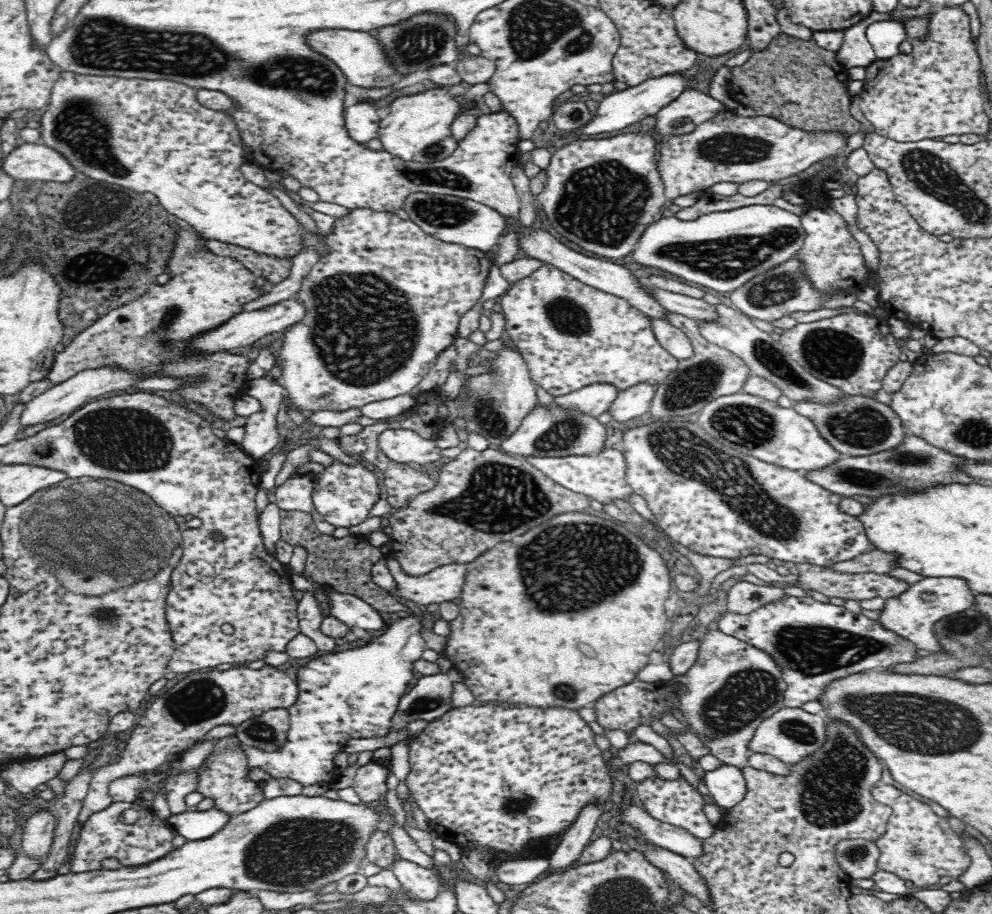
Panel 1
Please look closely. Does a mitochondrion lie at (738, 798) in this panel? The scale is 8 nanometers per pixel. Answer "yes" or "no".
no

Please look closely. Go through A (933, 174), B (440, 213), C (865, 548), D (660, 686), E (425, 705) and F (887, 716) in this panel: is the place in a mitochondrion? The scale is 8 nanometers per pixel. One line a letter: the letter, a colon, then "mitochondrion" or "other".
A: mitochondrion
B: mitochondrion
C: other
D: other
E: mitochondrion
F: mitochondrion

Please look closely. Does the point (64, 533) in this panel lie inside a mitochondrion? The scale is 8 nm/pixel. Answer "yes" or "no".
yes

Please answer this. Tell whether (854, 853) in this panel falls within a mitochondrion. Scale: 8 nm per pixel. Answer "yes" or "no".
yes

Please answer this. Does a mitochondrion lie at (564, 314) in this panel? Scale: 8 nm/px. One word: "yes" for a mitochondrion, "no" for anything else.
yes

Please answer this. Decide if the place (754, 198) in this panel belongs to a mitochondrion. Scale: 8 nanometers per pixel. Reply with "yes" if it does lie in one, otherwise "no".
no

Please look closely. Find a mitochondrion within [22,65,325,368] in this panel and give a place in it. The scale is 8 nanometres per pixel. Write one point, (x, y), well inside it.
(82, 125)

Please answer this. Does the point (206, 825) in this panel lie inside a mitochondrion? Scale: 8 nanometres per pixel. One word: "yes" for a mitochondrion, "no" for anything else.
no

